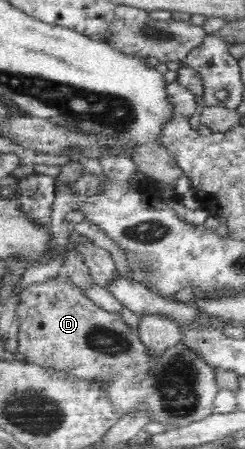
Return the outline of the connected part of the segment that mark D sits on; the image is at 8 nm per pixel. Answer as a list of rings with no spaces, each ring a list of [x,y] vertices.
[[[63,272],[47,278],[39,284],[25,288],[20,294],[16,313],[19,322],[19,353],[24,355],[26,362],[42,367],[52,367],[68,371],[80,379],[100,379],[106,381],[108,395],[117,406],[119,414],[124,416],[136,404],[147,402],[161,424],[172,424],[178,427],[199,422],[208,418],[214,410],[214,400],[219,389],[215,381],[213,367],[204,362],[203,358],[188,351],[182,344],[170,348],[162,358],[151,358],[146,347],[139,338],[139,330],[130,328],[121,315],[107,312],[99,308],[85,294],[82,287],[76,286],[70,276]]]

